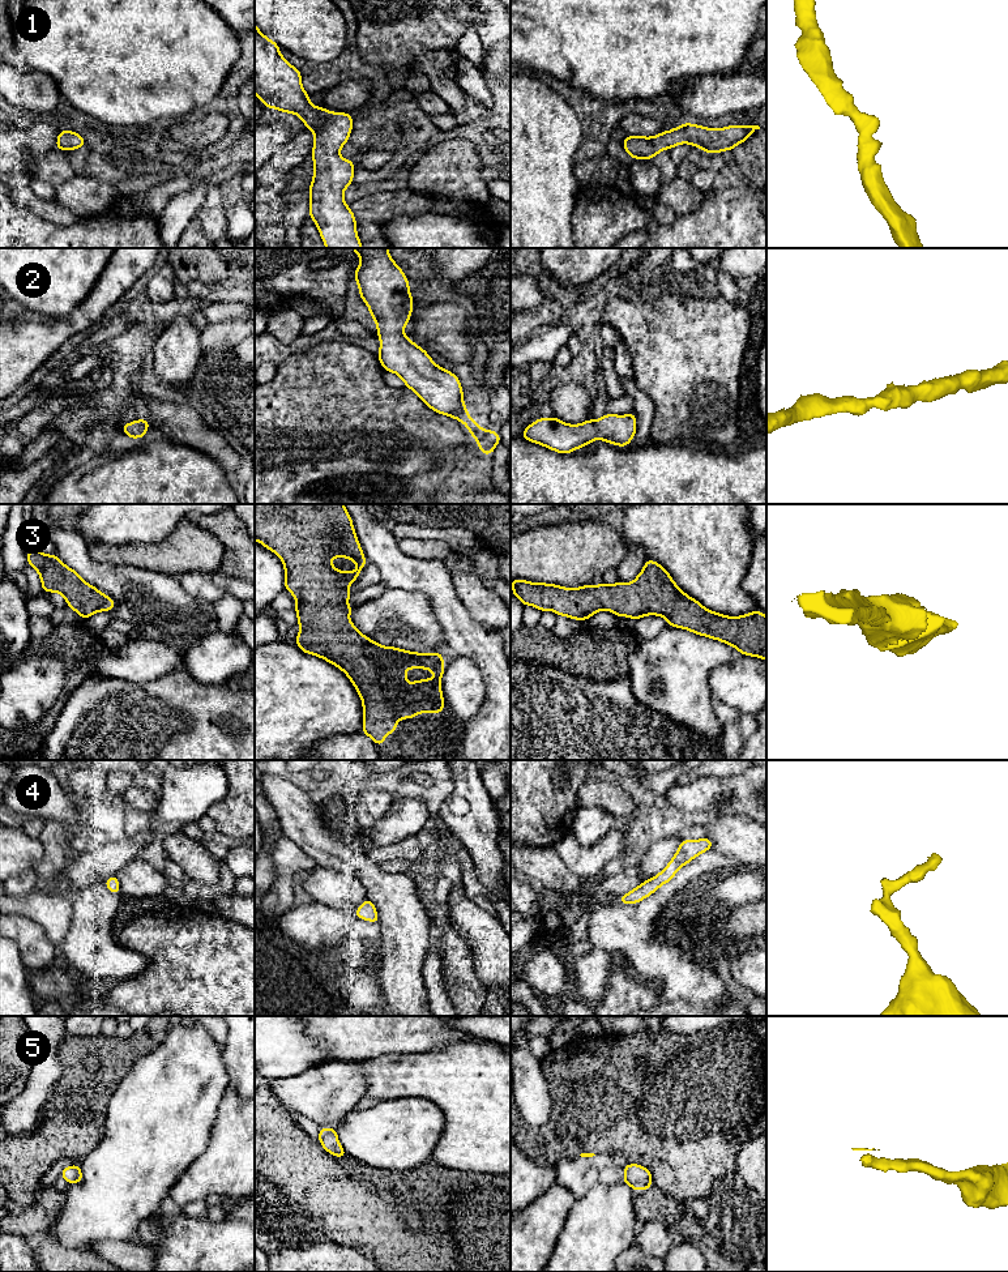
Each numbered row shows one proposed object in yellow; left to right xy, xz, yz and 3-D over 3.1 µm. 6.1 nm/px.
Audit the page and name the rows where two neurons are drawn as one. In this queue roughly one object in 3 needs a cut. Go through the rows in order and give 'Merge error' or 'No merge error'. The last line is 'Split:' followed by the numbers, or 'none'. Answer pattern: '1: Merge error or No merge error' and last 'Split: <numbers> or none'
1: No merge error
2: No merge error
3: No merge error
4: No merge error
5: No merge error
Split: none

